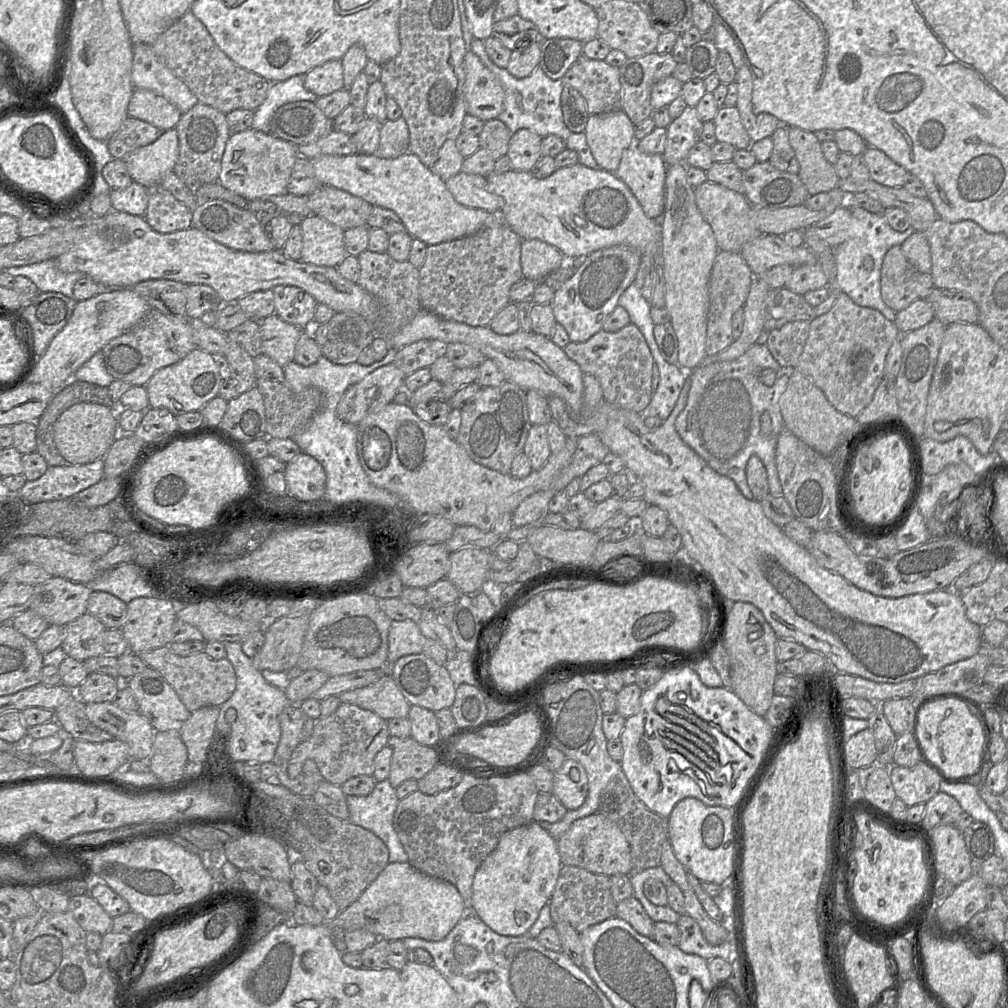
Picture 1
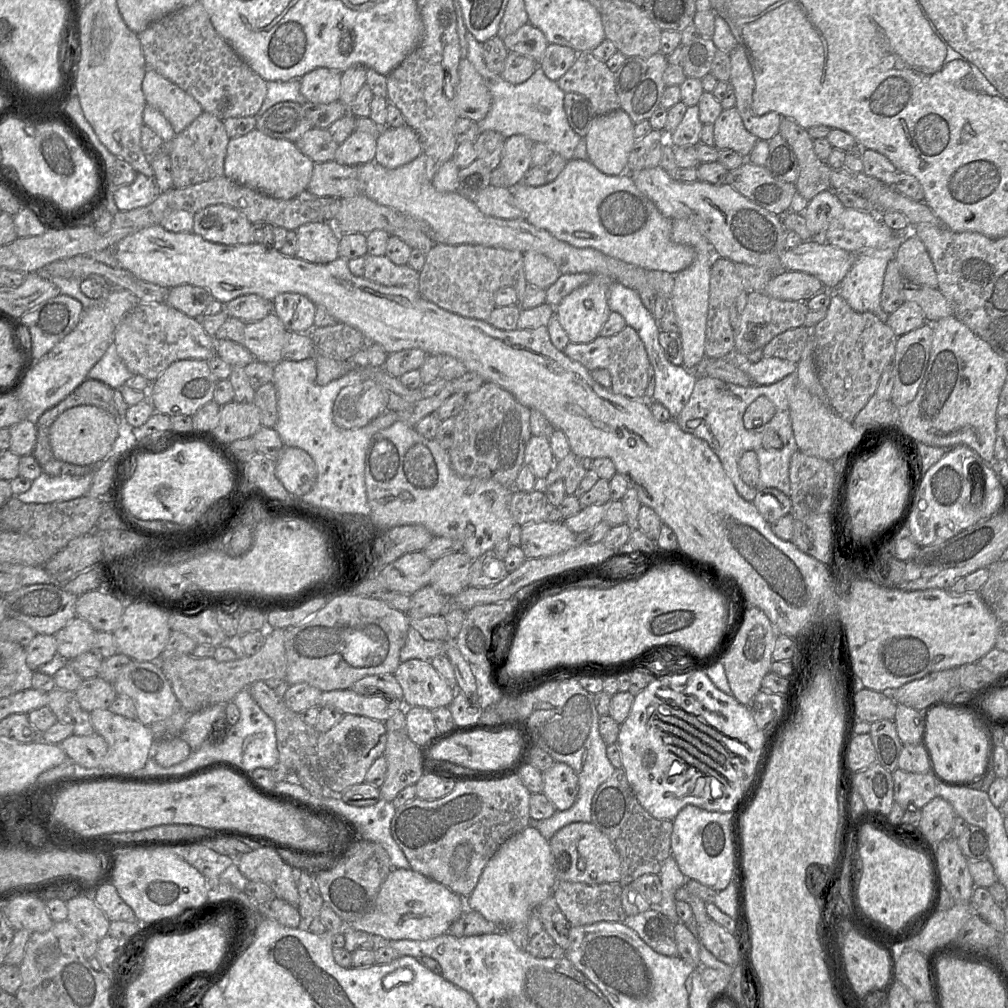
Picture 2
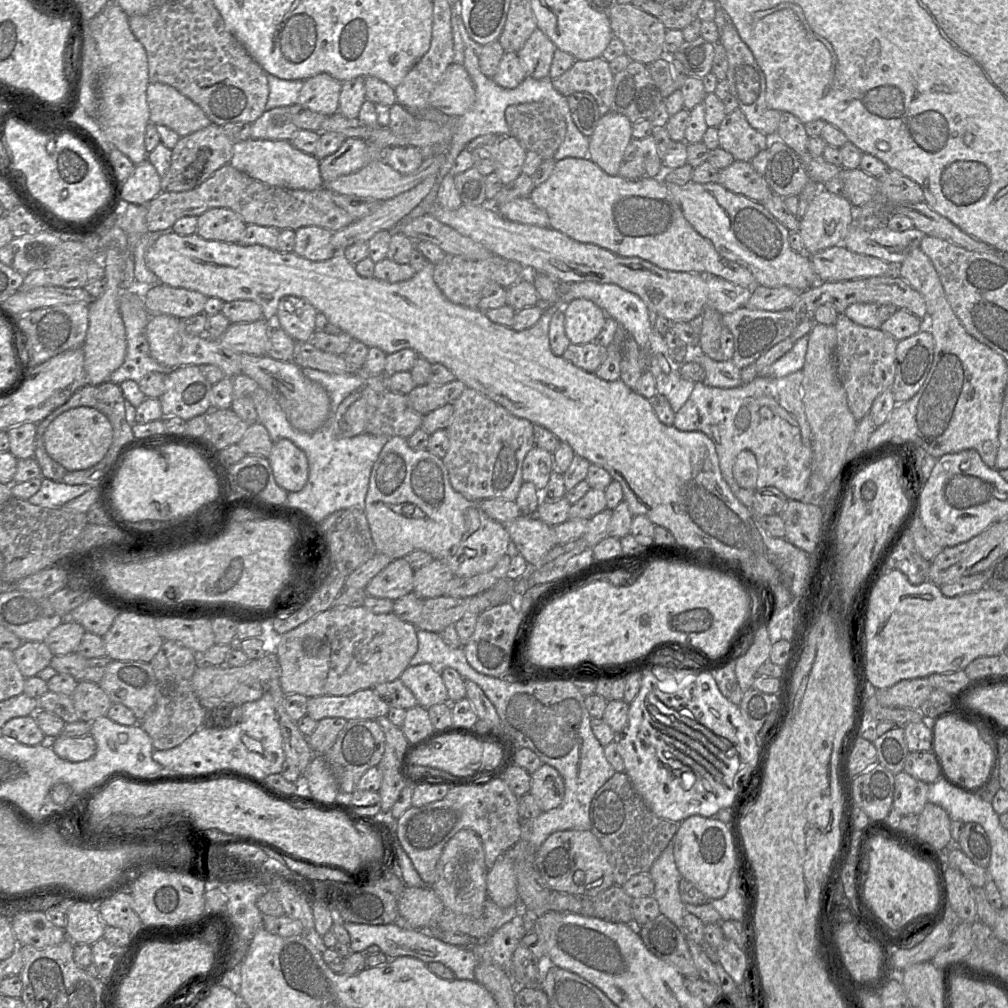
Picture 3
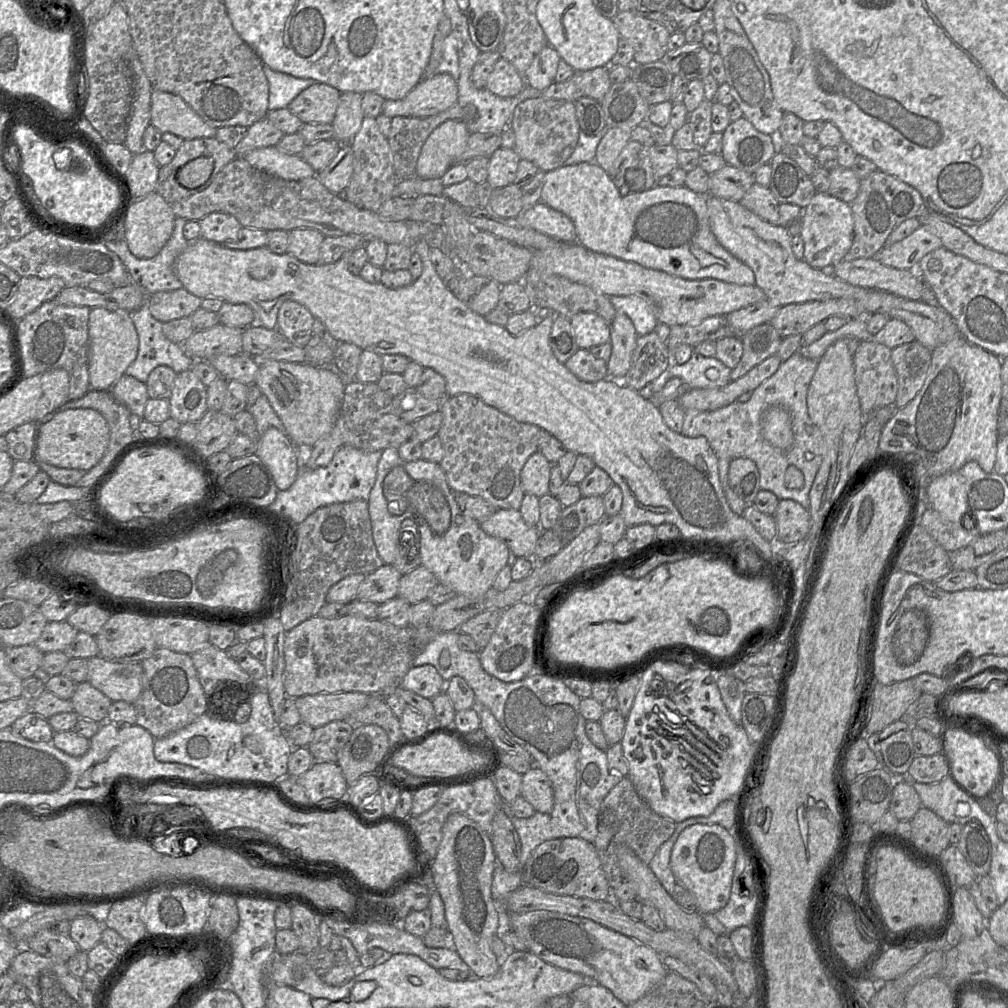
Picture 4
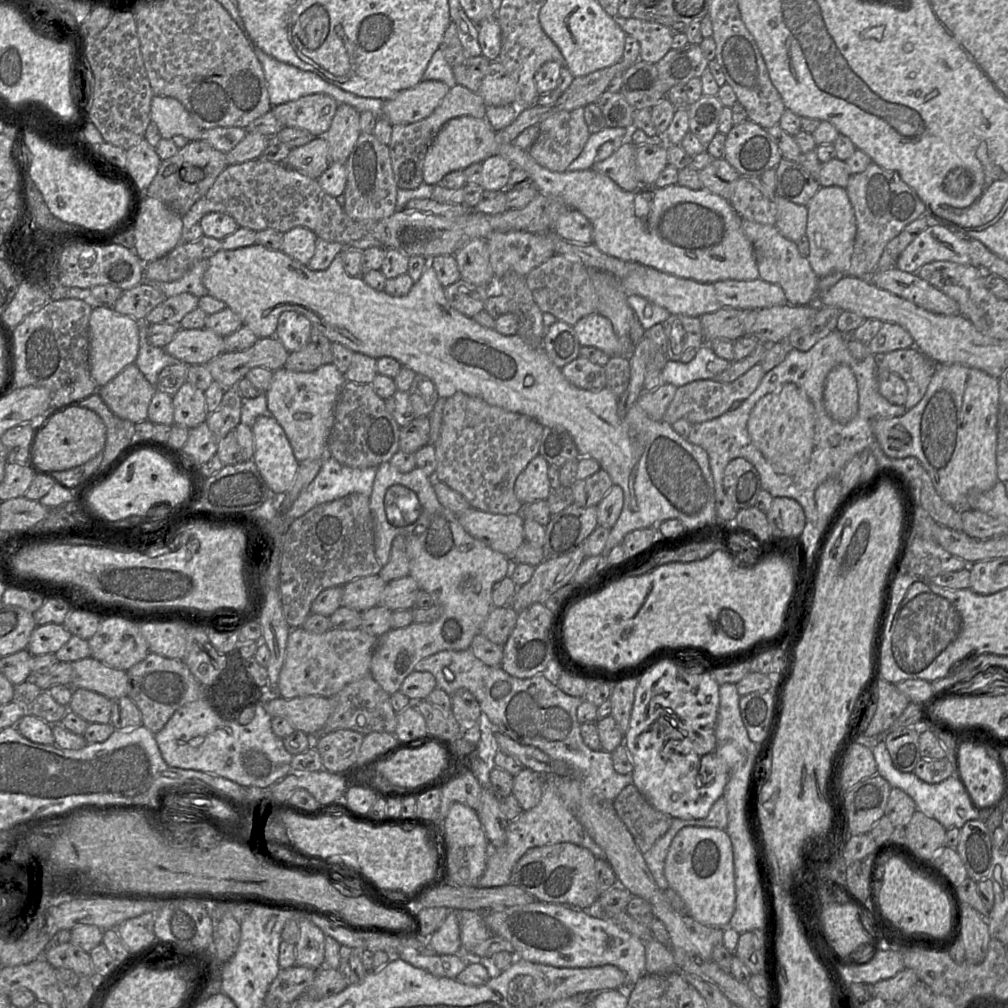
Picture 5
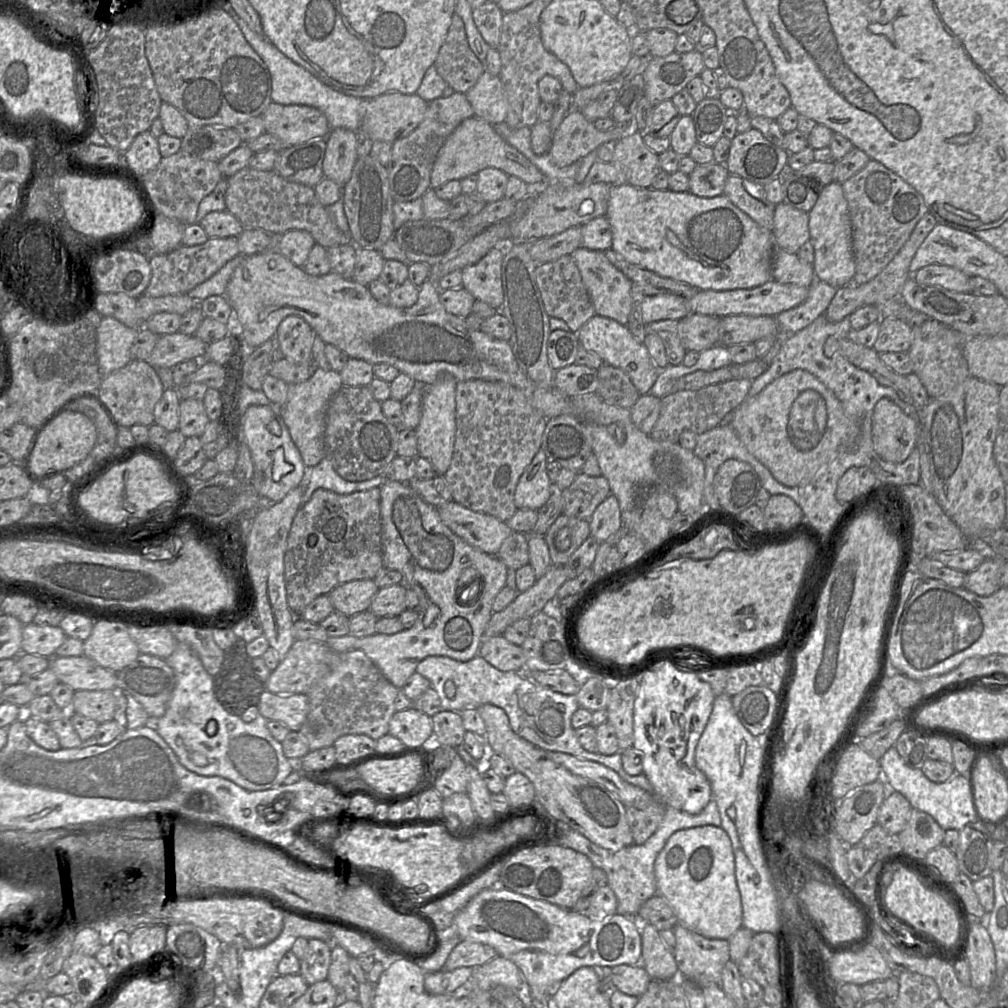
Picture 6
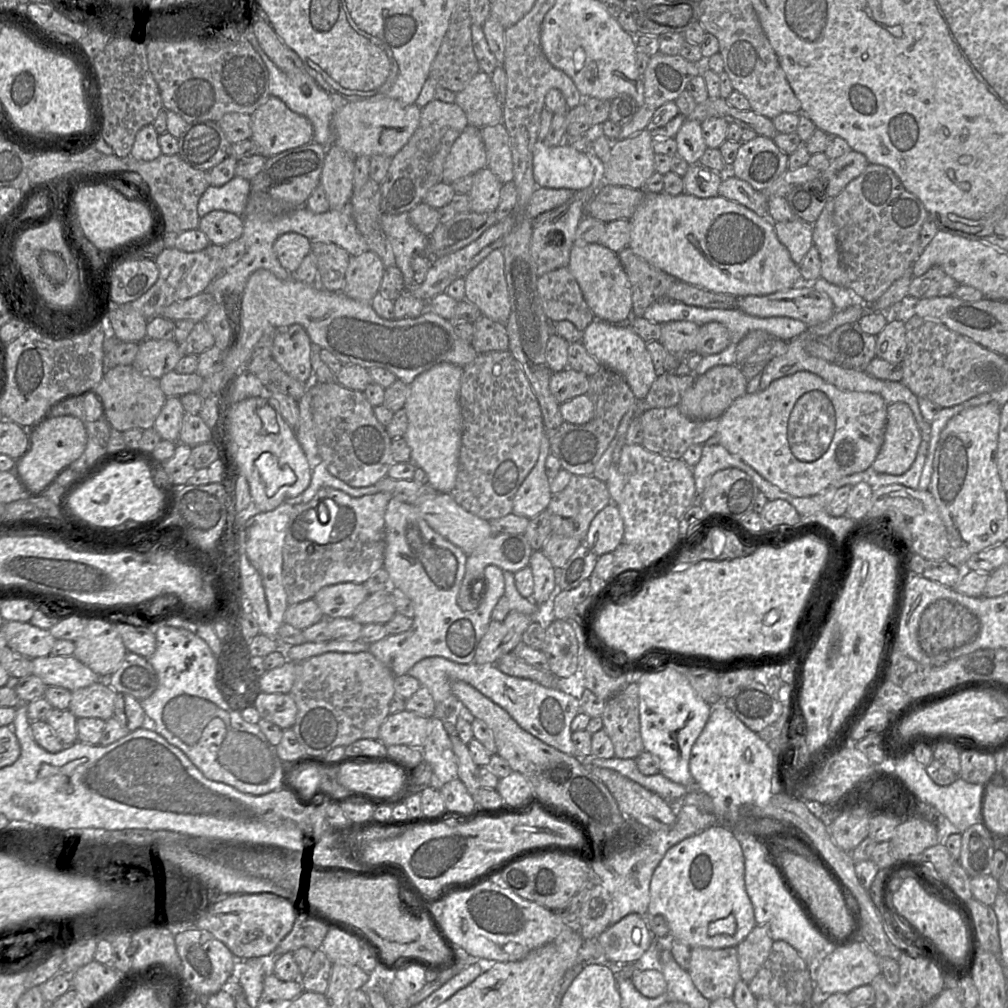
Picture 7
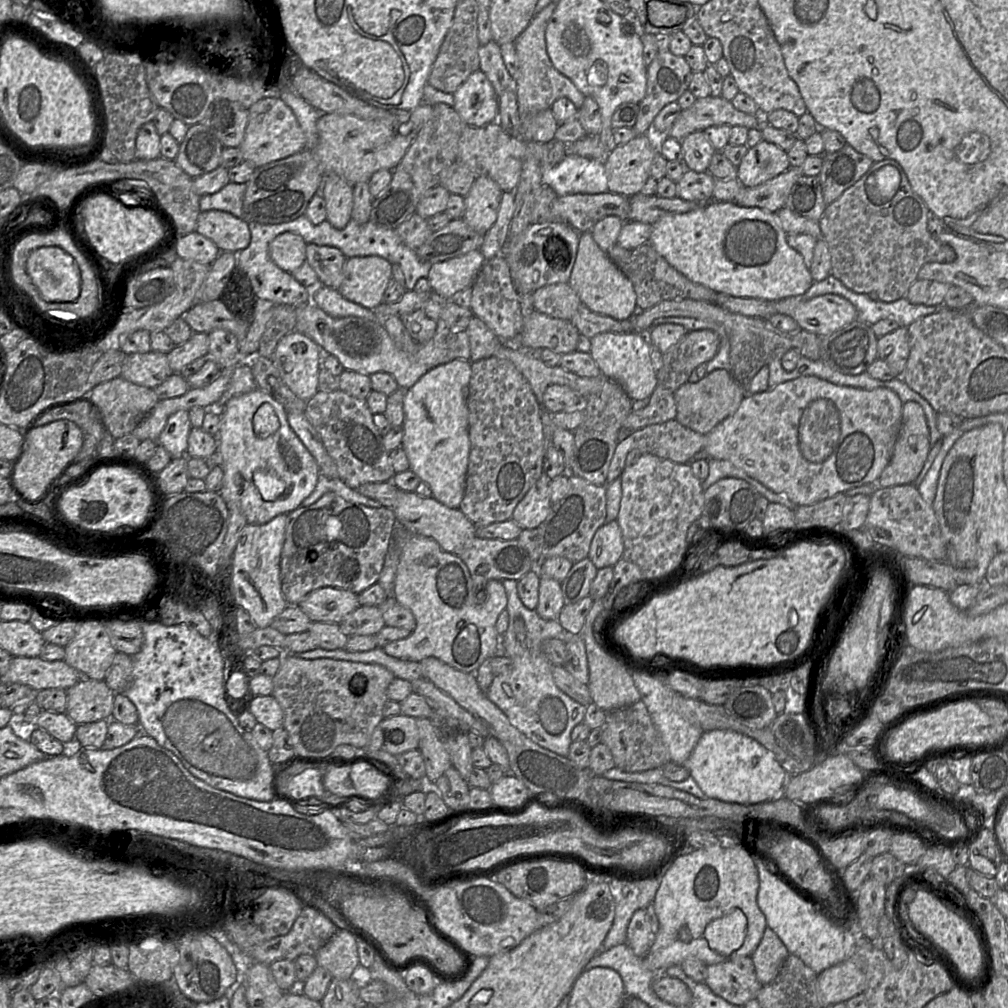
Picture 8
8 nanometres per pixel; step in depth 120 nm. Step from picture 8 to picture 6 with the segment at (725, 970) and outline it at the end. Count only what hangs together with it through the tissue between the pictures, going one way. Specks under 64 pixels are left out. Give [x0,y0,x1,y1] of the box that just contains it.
[672,923,730,987]

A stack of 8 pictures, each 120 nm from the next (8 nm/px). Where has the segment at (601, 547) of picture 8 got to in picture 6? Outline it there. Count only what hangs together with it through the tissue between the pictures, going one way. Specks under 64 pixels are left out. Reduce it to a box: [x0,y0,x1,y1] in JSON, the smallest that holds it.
[589,494,622,543]

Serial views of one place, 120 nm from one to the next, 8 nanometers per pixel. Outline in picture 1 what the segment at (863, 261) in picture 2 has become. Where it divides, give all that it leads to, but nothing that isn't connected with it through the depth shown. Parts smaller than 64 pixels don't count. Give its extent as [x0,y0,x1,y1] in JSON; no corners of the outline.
[829,204,913,322]

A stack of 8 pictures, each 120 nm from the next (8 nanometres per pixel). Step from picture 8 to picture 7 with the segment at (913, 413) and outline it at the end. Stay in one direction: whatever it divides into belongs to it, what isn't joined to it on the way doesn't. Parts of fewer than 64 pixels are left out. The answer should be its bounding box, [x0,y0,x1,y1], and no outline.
[872,402,921,474]

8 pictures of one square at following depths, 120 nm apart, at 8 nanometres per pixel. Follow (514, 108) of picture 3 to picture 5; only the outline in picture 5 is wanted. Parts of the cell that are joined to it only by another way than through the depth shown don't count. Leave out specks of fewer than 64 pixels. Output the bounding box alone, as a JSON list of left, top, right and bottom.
[528,108,591,172]

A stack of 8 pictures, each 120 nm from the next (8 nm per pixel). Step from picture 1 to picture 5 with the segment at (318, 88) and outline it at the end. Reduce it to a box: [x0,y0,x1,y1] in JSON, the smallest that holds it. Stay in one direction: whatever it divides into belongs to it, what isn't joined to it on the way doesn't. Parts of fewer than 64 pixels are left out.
[271,93,337,137]

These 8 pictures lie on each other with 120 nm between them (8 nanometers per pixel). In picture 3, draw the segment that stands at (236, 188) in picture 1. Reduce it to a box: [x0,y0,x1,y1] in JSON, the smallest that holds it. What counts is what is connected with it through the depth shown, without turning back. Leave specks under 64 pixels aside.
[230,139,324,190]

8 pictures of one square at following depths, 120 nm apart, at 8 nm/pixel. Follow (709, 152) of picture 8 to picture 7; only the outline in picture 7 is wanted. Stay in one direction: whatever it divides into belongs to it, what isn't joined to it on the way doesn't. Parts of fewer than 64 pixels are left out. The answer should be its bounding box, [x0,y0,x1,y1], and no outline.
[674,119,708,165]

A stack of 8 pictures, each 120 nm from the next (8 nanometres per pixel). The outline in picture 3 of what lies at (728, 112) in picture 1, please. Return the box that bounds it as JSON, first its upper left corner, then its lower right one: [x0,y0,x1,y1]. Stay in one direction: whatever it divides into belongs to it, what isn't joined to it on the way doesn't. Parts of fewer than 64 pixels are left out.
[717,108,772,162]

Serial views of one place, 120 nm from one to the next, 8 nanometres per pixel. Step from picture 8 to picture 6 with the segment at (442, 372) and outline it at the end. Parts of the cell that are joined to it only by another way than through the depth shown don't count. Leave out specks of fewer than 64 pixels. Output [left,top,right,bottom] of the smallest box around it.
[415,375,457,476]

